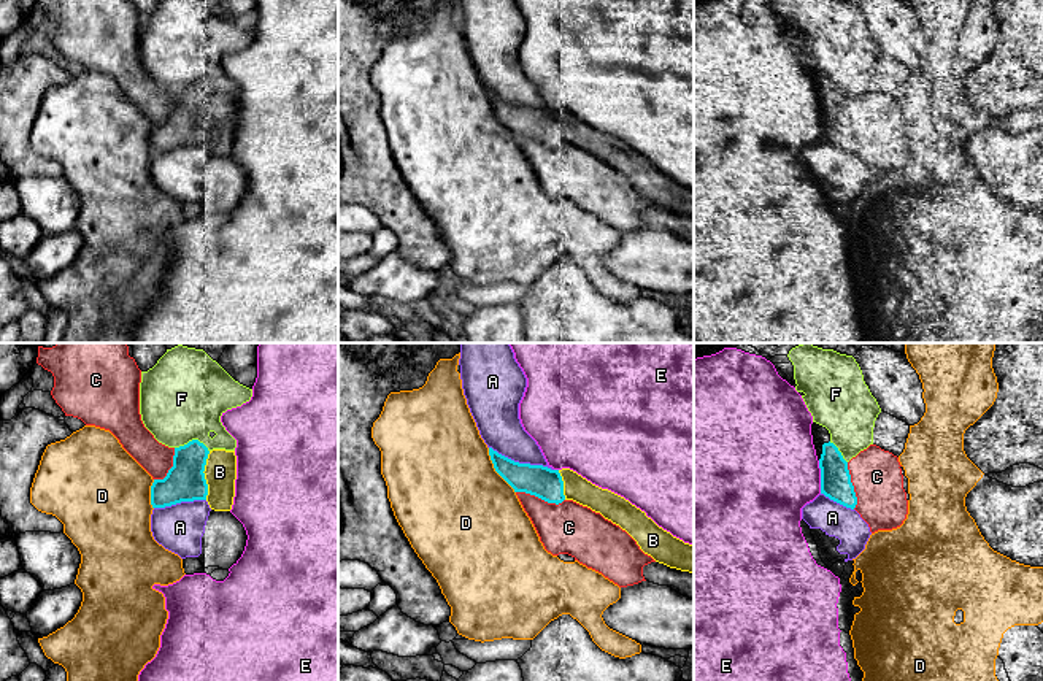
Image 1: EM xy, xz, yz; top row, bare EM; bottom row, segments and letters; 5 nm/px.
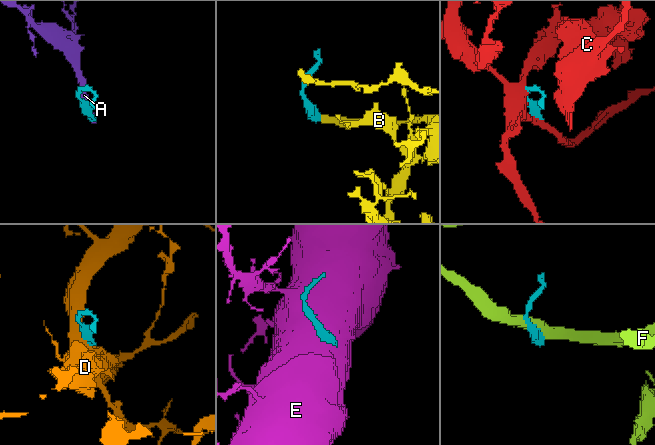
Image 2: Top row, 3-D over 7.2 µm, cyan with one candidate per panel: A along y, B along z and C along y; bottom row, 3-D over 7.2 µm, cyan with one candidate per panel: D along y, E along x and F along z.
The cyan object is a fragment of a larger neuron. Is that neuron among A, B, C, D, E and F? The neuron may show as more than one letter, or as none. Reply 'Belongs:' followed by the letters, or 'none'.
Belongs: B

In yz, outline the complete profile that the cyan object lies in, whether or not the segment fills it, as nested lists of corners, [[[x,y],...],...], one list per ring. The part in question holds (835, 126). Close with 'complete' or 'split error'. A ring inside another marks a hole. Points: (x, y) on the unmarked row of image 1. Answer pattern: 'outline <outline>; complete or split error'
outline [[[833,87],[822,89],[822,98],[819,103],[821,113],[821,138],[830,144],[854,154],[857,141],[851,127],[848,106]]]; complete

